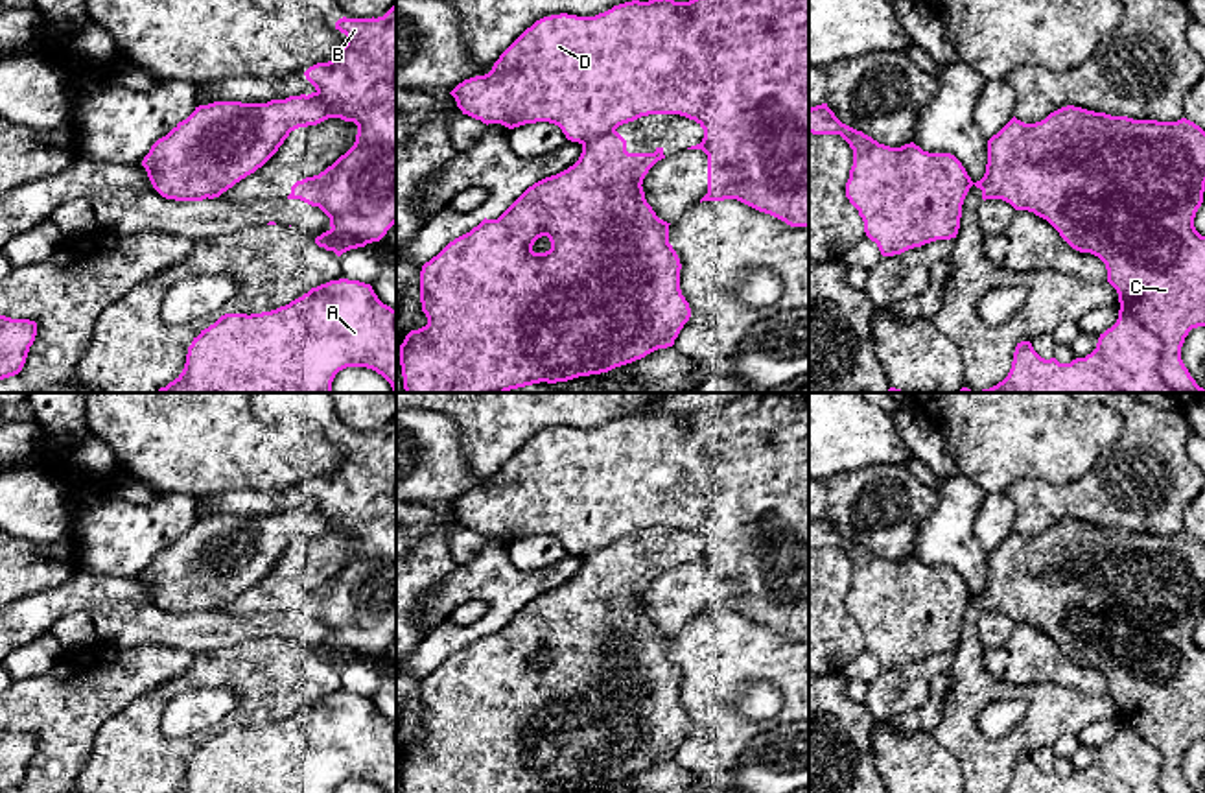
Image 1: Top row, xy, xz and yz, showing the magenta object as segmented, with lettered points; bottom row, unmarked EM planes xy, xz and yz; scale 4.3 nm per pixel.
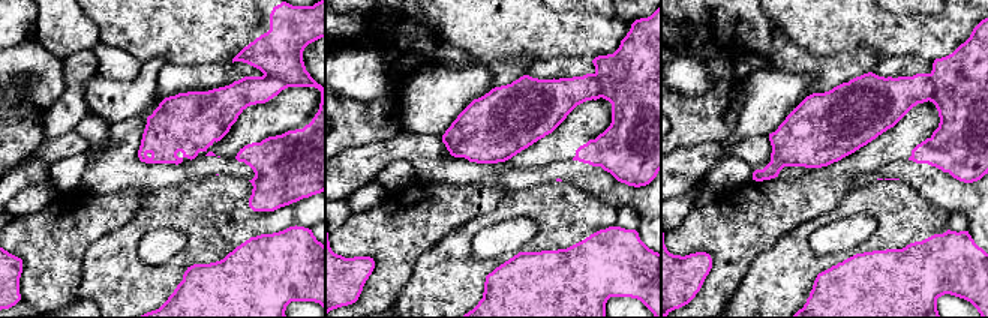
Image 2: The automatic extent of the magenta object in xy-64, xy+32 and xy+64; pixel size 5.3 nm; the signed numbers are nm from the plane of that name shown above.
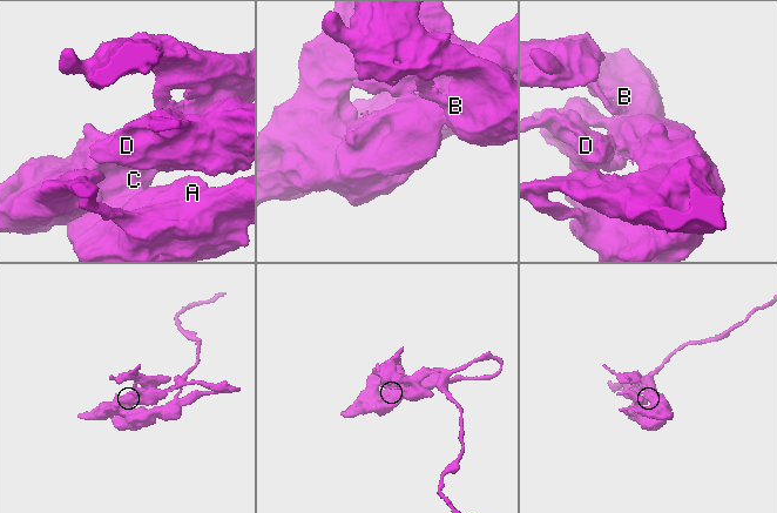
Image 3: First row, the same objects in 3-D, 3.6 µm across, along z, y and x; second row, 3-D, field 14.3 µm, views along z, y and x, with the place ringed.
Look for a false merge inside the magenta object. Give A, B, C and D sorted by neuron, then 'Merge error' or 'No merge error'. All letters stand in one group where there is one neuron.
Groups: A C / B D. Merge error

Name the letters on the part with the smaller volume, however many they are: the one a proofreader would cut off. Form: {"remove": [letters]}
{"remove": ["B", "D"]}

